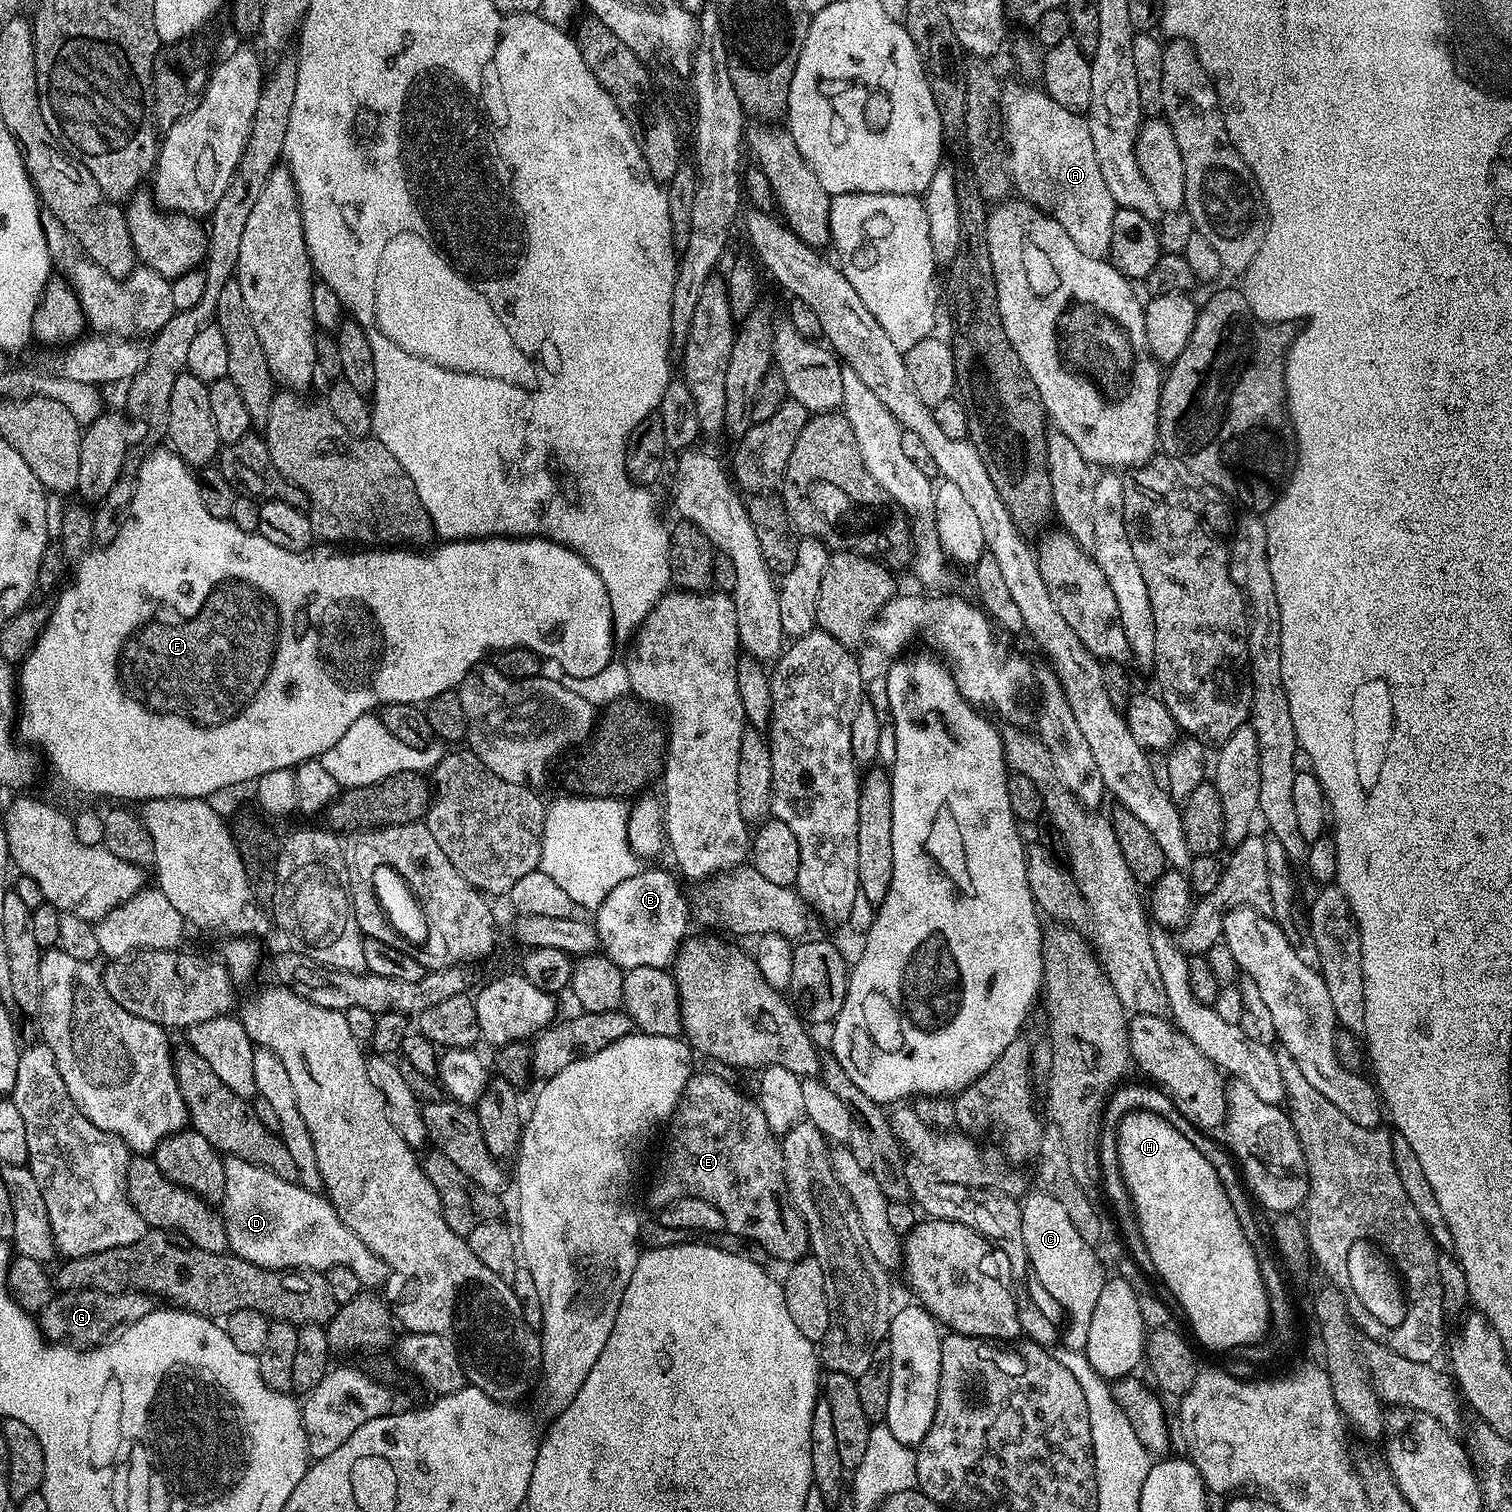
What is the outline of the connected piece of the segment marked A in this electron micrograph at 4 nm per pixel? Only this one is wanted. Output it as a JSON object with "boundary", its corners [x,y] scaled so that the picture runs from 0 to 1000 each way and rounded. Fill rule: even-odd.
{"boundary":[[[665,55],[661,60],[661,75],[664,80],[664,92],[667,96],[667,113],[669,115],[669,124],[674,132],[687,138],[708,157],[716,168],[727,172],[732,170],[734,165],[734,152],[737,152],[738,134],[731,126],[729,112],[726,112],[726,104],[724,104],[724,94],[721,91],[721,83],[715,75],[708,74],[687,58],[679,58],[677,56]]]}

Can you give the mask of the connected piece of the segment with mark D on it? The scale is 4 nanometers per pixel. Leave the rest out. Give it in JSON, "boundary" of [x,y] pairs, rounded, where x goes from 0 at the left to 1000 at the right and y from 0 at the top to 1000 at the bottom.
{"boundary":[[[157,765],[148,768],[148,790],[144,794],[148,805],[153,830],[159,831],[168,837],[183,840],[214,840],[218,837],[231,837],[241,853],[251,851],[258,839],[241,823],[239,819],[224,806],[220,796],[211,788],[206,788],[184,779],[179,774]]]}

